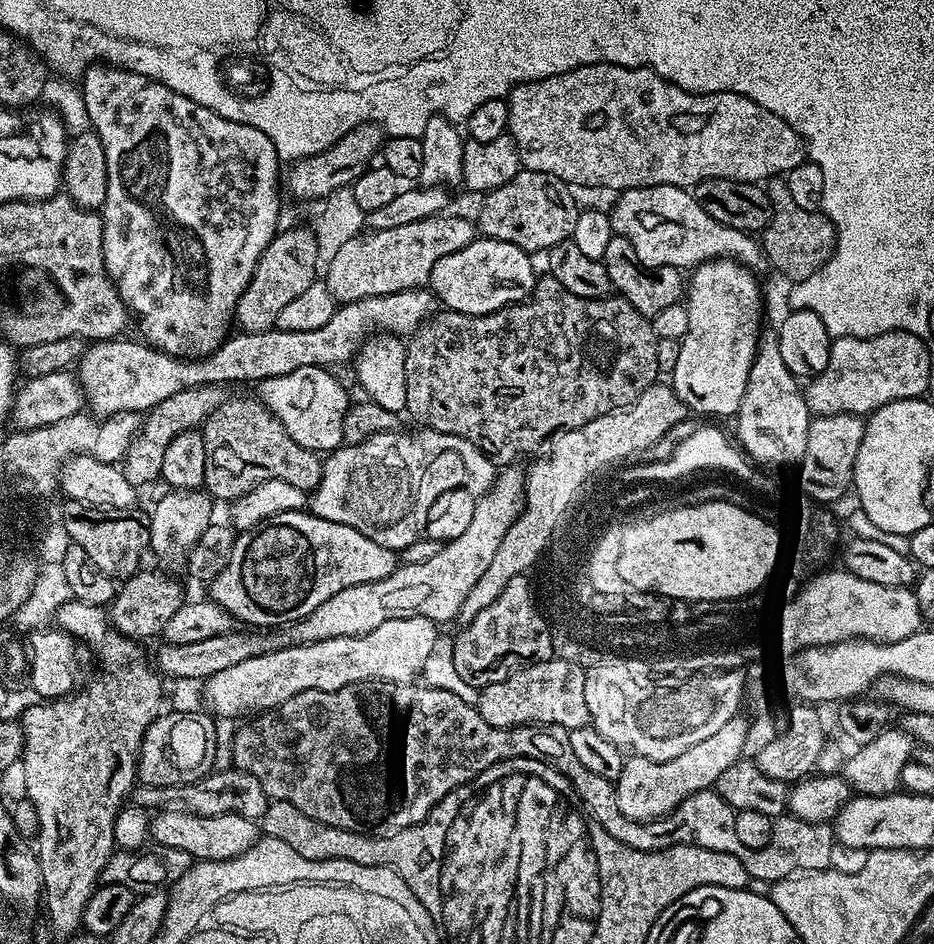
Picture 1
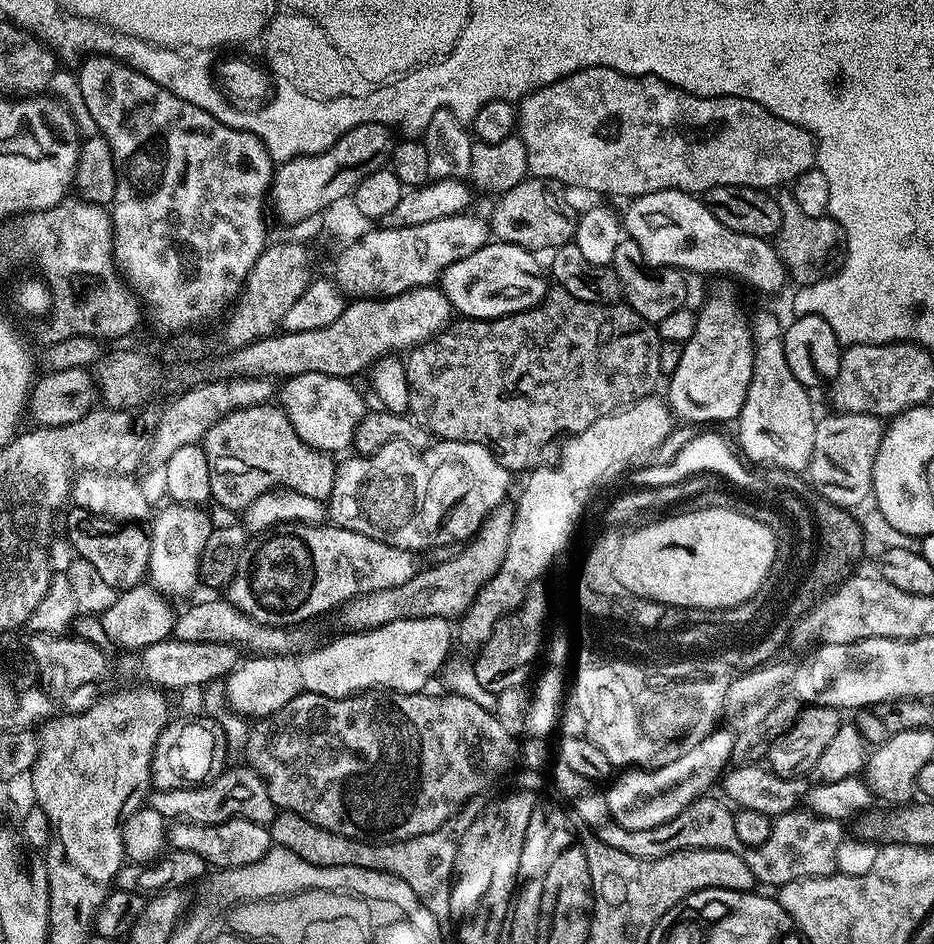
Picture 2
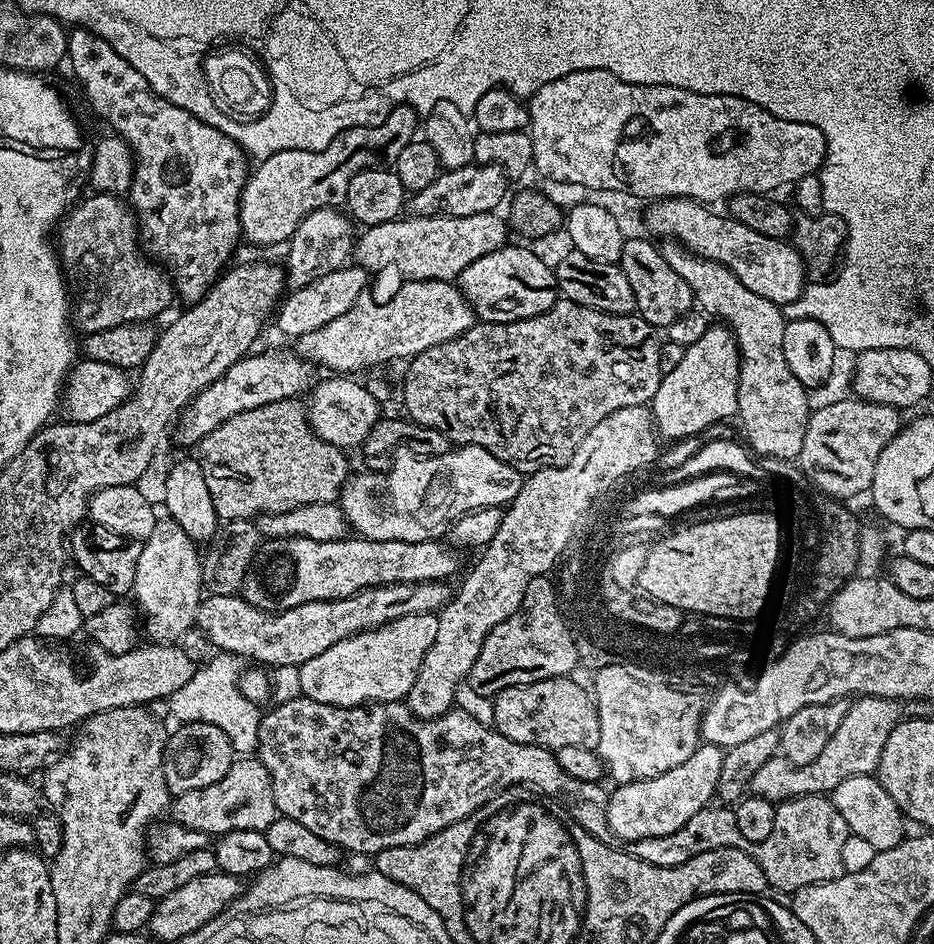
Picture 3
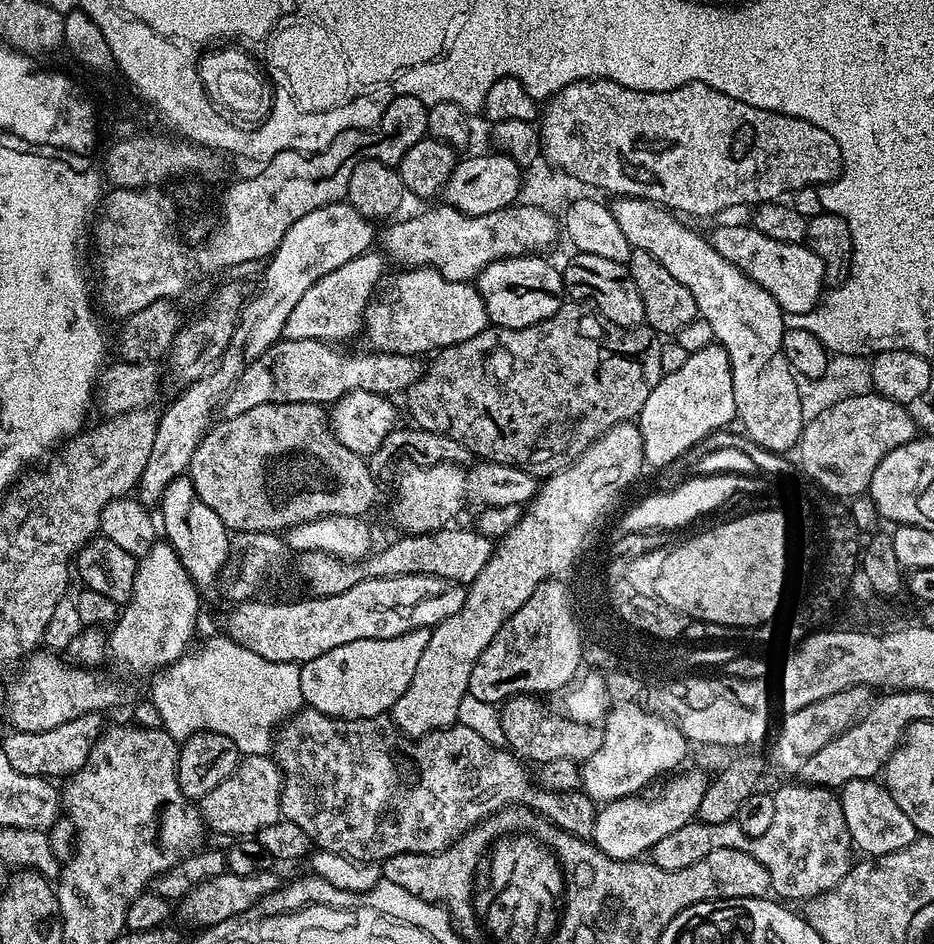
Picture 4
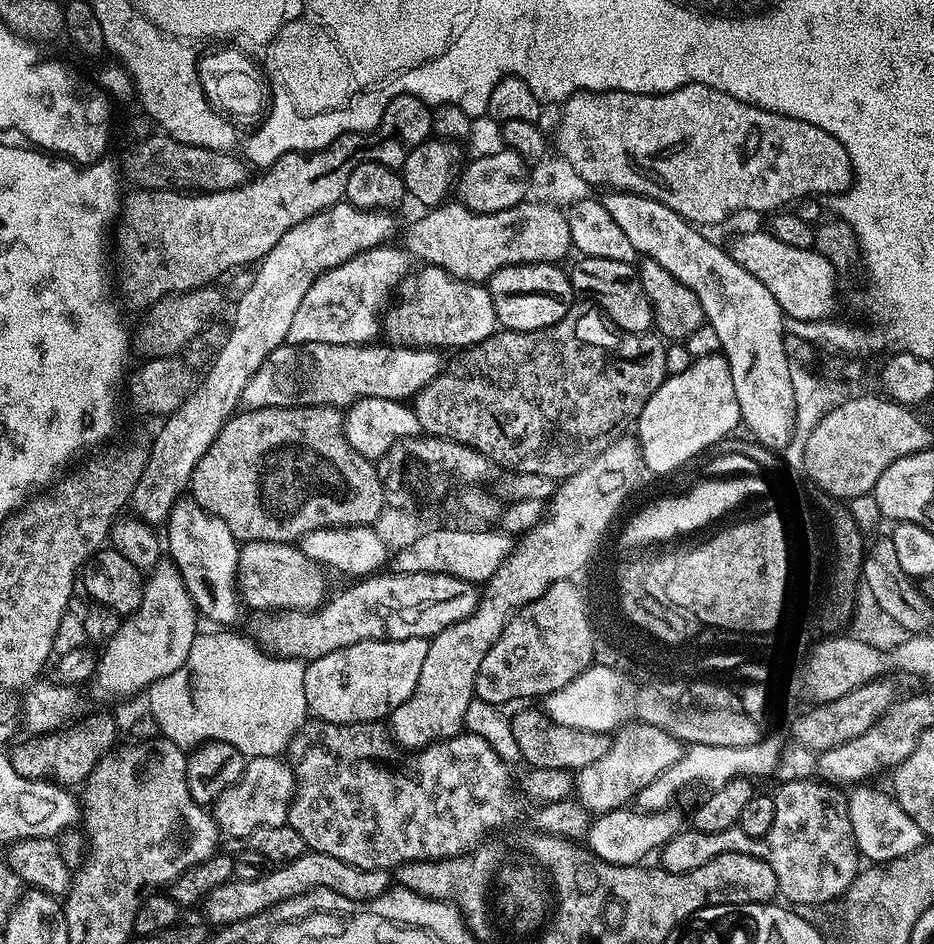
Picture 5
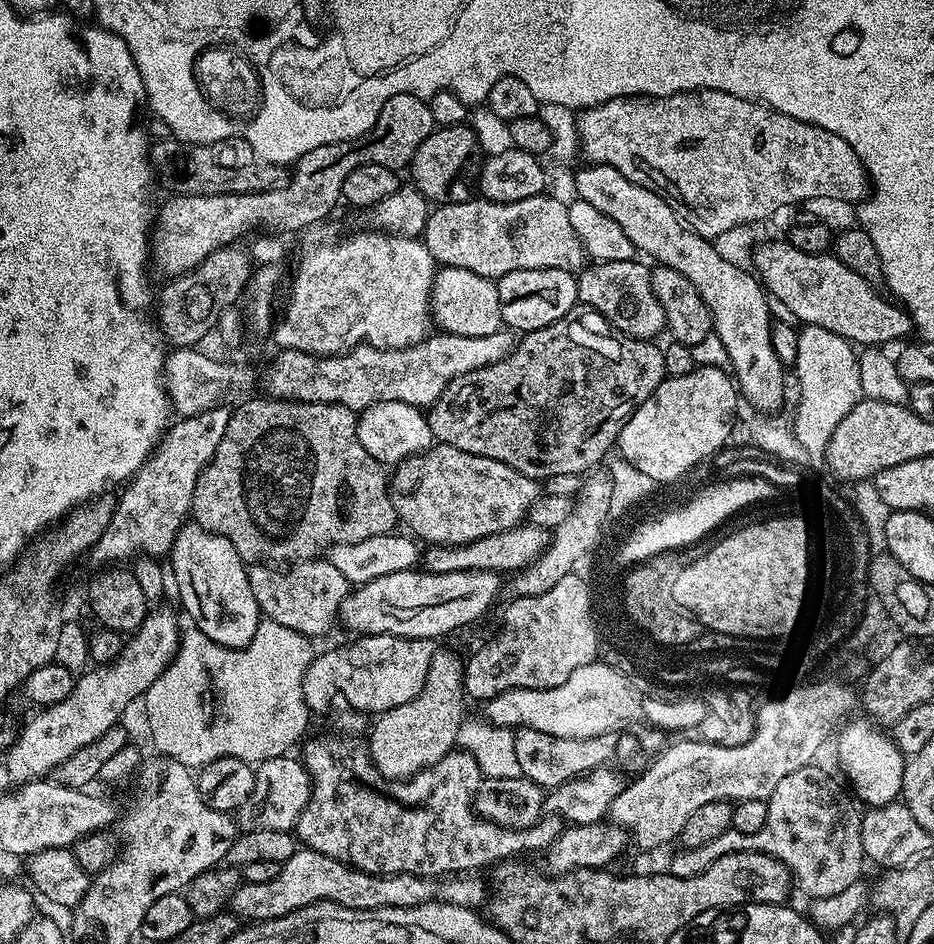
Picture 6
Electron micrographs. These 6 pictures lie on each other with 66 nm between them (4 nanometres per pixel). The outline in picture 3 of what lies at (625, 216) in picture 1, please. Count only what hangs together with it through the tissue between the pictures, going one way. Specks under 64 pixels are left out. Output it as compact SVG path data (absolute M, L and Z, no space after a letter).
M670 196L649 203L645 208L648 209L644 212L644 224L653 232L653 237L668 236L664 238L679 244L681 248L687 248L693 256L726 266L734 278L738 278L746 290L754 290L758 298L766 298L783 306L794 302L804 293L805 265L797 248L788 240L758 234L758 230L750 230L750 226L742 226L742 222L723 215L720 217L712 212L716 210L698 200L687 200L681 196Z

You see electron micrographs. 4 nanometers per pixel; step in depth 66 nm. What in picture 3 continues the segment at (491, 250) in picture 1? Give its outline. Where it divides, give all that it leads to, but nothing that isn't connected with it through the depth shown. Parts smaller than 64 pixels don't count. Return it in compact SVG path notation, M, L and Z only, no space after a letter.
M505 246L490 254L482 254L478 262L470 262L458 278L458 287L468 299L473 313L485 324L505 324L534 318L556 305L558 289L551 263L535 256L528 248Z

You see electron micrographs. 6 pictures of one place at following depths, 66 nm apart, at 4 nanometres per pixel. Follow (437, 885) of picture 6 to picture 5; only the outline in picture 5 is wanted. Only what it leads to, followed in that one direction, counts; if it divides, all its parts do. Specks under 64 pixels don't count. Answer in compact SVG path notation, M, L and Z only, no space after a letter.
M305 850L289 864L282 864L268 871L272 872L266 873L265 876L253 874L247 878L233 878L218 886L218 890L207 896L202 905L207 923L212 926L230 926L234 922L254 918L254 914L262 914L262 910L270 910L272 906L278 906L288 898L306 894L308 890L318 887L335 890L342 894L342 898L350 898L353 902L378 898L390 887L389 870L362 870L338 858L330 858L330 854L311 850Z

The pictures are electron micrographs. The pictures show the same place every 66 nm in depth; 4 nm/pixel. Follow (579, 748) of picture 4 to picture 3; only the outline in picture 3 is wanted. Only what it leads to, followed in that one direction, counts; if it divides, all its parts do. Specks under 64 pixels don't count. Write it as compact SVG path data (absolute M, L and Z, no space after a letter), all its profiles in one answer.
M568 676L546 678L542 682L530 682L522 686L510 686L492 697L492 705L494 706L494 727L497 732L510 738L510 742L533 744L535 748L549 750L557 750L566 746L594 750L598 746L600 727L598 726L598 714L593 697L589 693L587 696Z

